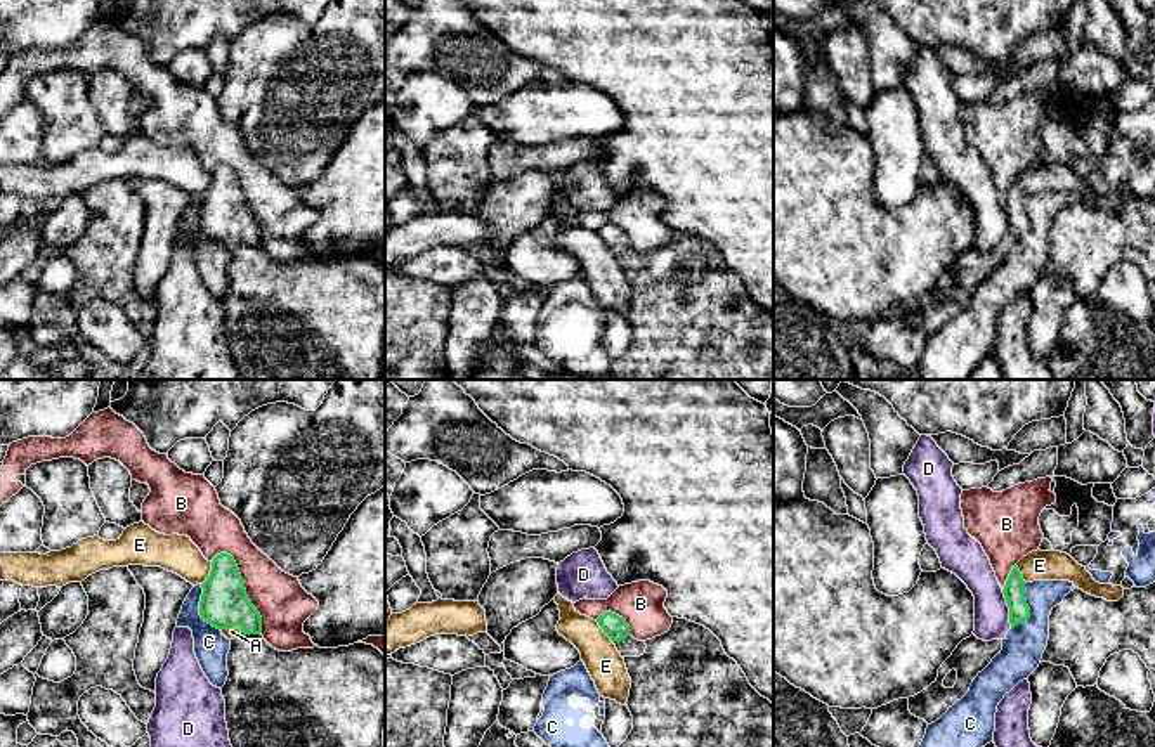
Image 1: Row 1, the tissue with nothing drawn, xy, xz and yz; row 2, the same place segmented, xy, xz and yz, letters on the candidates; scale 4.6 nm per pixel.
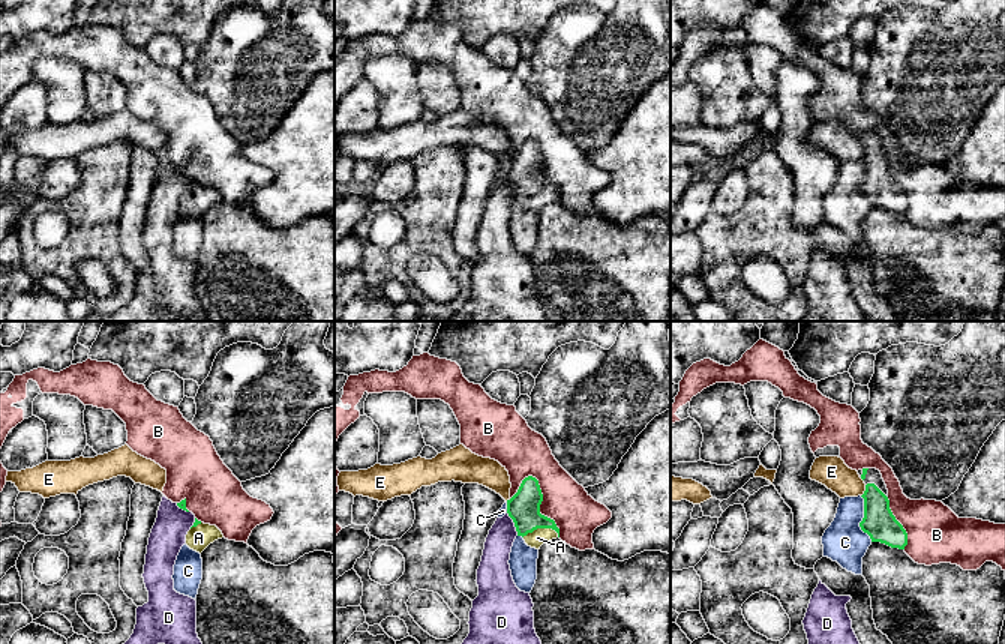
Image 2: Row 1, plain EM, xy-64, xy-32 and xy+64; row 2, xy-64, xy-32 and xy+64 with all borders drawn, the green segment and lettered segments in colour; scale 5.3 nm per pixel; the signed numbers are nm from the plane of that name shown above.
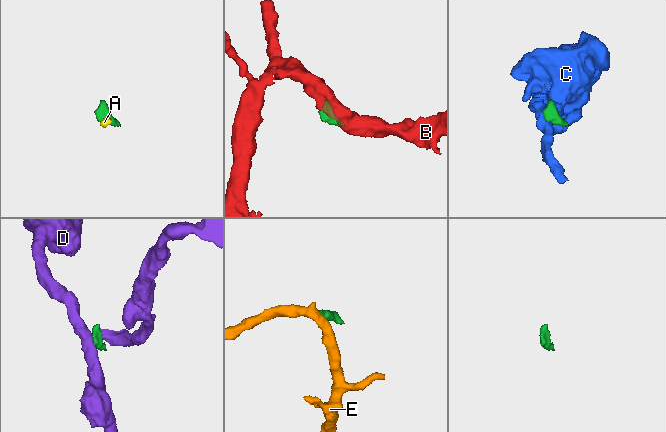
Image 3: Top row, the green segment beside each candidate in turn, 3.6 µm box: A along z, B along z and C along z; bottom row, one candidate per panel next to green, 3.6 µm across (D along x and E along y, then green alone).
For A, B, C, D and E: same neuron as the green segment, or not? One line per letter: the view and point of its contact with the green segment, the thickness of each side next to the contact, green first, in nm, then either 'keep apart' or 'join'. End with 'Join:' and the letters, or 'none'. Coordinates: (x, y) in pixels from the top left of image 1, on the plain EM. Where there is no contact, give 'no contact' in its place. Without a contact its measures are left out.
A: xy (231, 236) | 220/60 nm | join
B: xy (243, 200) | 220/240 nm | keep apart
C: yz (1029, 220) | 100/190 nm | keep apart
D: yz (1010, 220) | 100/160 nm | keep apart
E: xy (210, 186) | 220/180 nm | keep apart
Join: A

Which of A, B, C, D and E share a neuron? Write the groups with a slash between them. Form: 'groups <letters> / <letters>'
groups A / B / C / D / E

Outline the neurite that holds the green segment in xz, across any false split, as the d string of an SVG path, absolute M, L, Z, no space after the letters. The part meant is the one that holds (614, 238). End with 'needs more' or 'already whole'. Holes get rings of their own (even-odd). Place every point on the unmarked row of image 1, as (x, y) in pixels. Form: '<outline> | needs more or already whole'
M612 224L602 225L597 234L614 253L631 289L626 317L633 328L633 341L610 362L614 380L773 380L773 315L749 296L709 241L673 229L668 244L638 253L630 246L626 232Z | needs more

